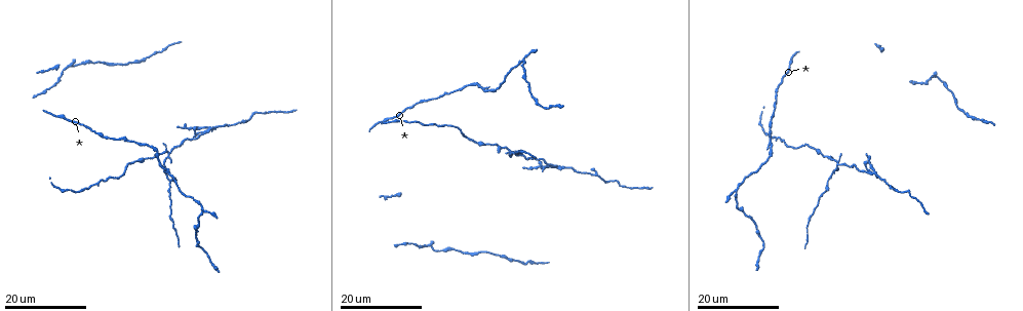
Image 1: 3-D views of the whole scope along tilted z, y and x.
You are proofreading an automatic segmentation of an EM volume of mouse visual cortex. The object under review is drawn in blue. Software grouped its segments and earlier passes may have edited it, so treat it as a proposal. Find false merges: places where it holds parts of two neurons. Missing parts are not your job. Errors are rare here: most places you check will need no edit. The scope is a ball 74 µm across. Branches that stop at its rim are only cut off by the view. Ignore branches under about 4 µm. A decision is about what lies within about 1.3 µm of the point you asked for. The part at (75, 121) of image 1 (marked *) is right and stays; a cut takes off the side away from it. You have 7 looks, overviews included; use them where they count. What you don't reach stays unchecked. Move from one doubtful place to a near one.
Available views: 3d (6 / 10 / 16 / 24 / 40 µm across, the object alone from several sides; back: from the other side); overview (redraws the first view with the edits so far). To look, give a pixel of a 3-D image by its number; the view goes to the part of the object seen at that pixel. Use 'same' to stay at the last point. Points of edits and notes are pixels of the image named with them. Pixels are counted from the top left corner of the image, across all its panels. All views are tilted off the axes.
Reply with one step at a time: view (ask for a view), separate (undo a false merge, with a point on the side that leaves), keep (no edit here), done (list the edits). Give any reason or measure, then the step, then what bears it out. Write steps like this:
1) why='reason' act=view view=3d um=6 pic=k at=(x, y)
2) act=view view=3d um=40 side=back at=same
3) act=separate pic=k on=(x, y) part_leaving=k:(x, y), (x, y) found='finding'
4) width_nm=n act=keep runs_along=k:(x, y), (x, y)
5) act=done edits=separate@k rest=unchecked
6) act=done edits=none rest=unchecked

why='looks like a crossing' act=view view=3d um=16 pic=1 at=(839, 163)

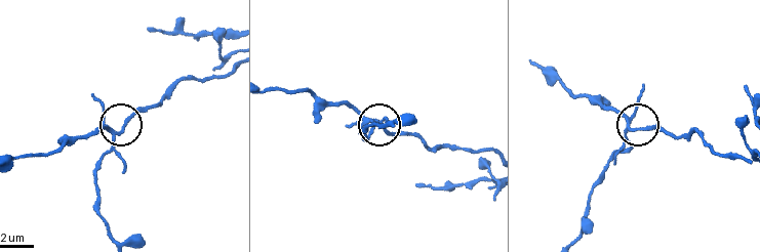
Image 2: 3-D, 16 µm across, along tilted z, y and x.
act=view view=3d um=6 pic=2 at=(120, 132)

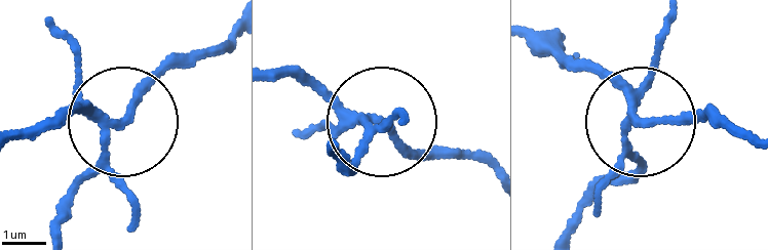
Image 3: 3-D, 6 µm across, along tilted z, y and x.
side_arm_um=27 act=separate pic=3 on=(88, 178) part_leaving=3:(99, 126), (99, 163), (65, 221) found='two neurons meet here'

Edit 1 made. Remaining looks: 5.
why='redraw' act=view view=overview

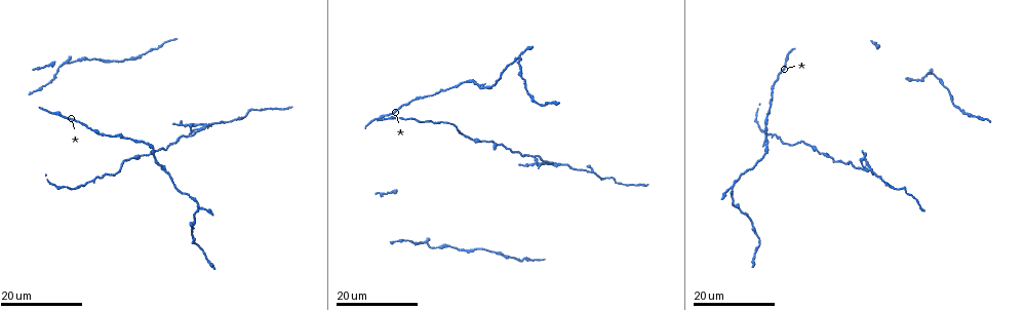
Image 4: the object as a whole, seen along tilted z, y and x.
act=view view=3d um=16 pic=4 at=(732, 187)

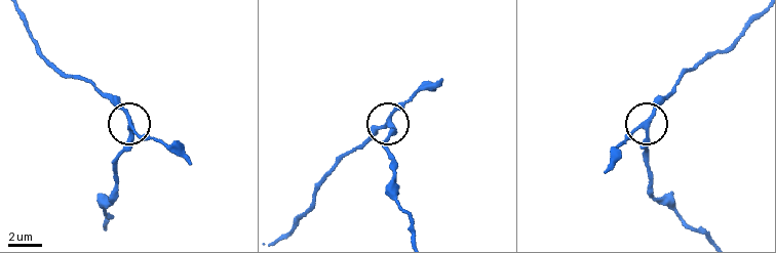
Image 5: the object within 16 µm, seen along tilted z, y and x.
act=view view=3d um=10 pic=5 at=(642, 128)

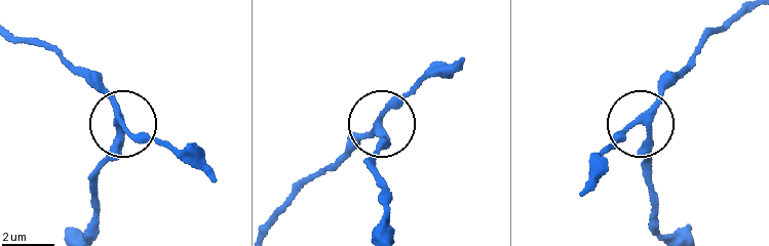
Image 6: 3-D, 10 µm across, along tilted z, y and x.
width_nm=240 act=keep runs_along=6:(11, 35), (60, 53), (101, 90), (123, 126), (191, 150) found='all the same neuron'

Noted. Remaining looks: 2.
why='two arms in line, one across' act=view view=3d um=16 pic=4 at=(205, 123)

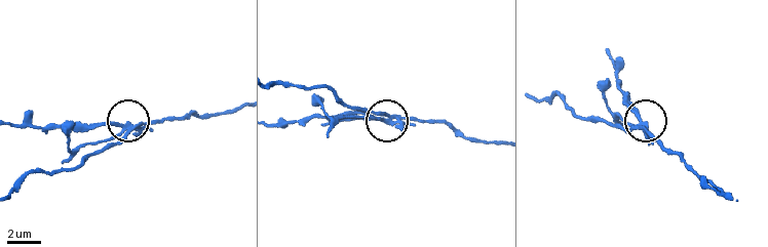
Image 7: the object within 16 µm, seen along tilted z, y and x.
act=view view=3d um=10 pic=7 at=(642, 123)

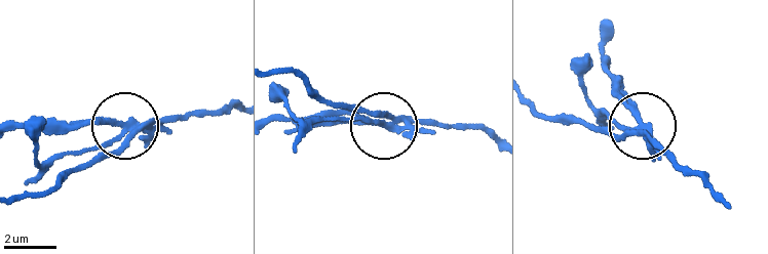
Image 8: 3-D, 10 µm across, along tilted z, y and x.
width_nm=230 act=separate pic=8 on=(170, 130) part_leaving=8:(642, 131), (599, 49) found='two neurons meet here'

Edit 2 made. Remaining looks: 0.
act=done edits=separate@3,separate@8 rest=unchecked

